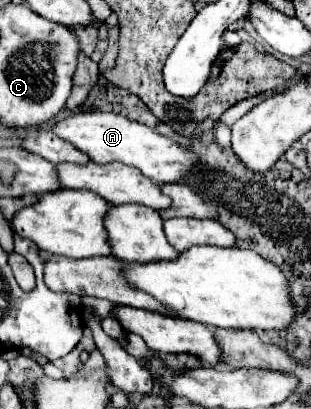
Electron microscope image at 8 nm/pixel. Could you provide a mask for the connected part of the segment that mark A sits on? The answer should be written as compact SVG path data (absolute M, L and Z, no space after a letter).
M102 111L72 113L70 117L64 117L62 121L58 121L52 127L52 131L60 139L72 143L76 149L84 151L92 161L96 163L120 161L124 165L132 165L158 185L180 181L196 165L196 157L186 149L182 149L178 143L174 143L172 139L116 113L102 113Z

